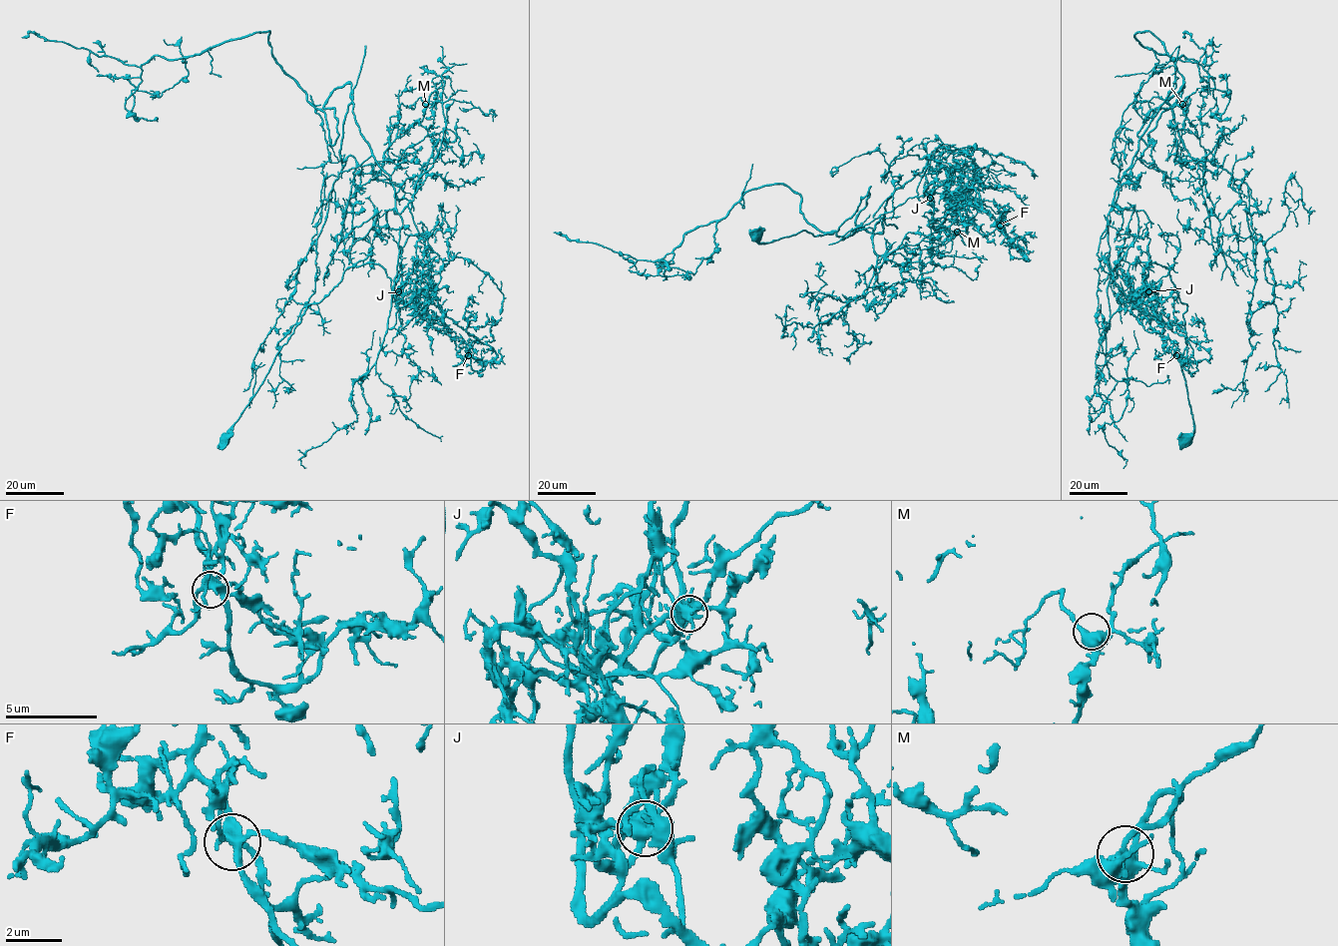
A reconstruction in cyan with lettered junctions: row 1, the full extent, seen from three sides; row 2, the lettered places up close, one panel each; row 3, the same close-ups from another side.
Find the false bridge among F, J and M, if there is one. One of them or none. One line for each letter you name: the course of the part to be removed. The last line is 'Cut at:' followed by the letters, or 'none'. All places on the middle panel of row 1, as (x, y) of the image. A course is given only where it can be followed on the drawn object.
J: foreign part runs (931, 198), (933, 184), (923, 197), (909, 198), (840, 236), (801, 231), (757, 242), (749, 230)
Cut at: J

